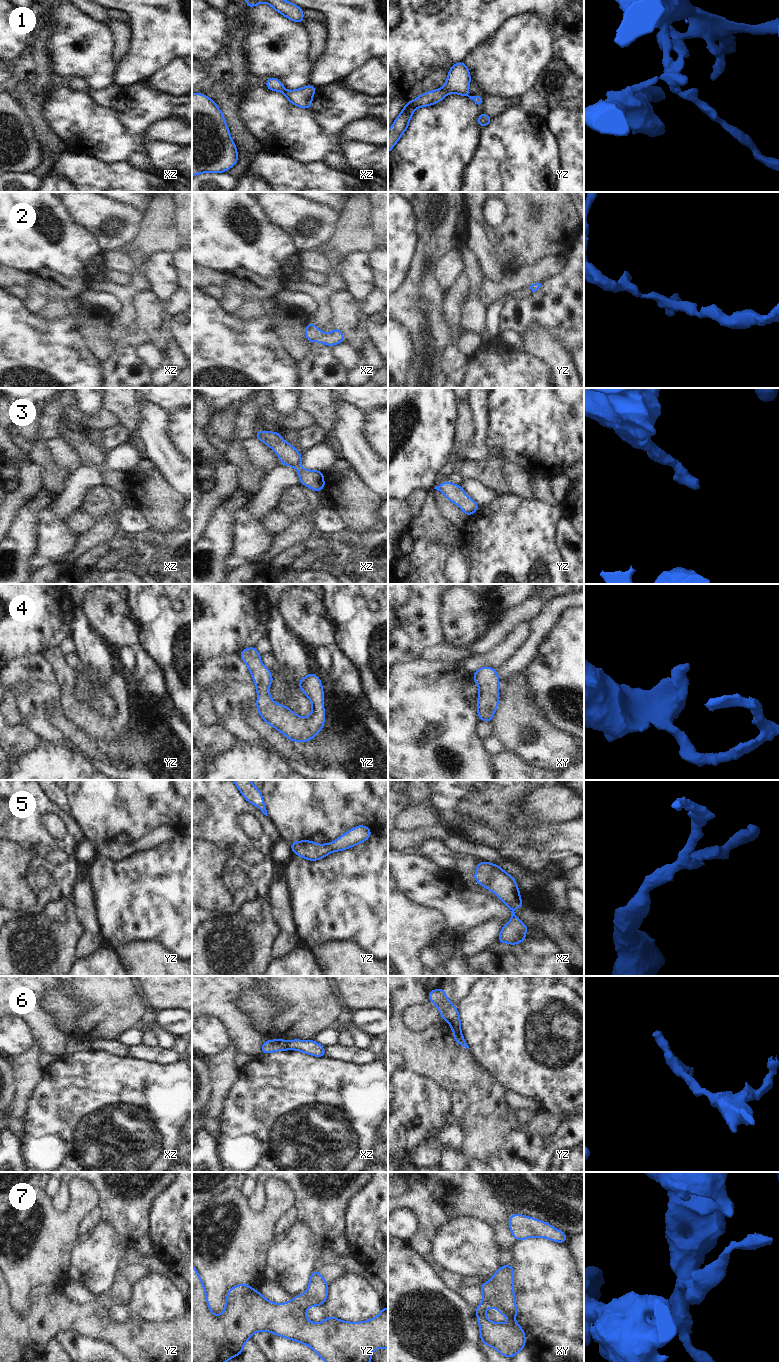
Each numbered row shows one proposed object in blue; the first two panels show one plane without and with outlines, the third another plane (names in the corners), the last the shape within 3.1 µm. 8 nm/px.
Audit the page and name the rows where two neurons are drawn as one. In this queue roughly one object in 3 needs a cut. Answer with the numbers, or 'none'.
6.

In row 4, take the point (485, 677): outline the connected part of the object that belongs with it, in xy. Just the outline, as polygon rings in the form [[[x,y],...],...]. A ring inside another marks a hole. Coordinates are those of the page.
[[[484,666],[473,673],[478,688],[477,713],[479,720],[491,722],[499,704],[499,675],[492,667]]]

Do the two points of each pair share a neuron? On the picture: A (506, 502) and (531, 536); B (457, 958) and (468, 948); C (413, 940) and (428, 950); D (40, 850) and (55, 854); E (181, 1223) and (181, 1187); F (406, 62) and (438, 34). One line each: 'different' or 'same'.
A: same
B: different
C: different
D: same
E: same
F: same

